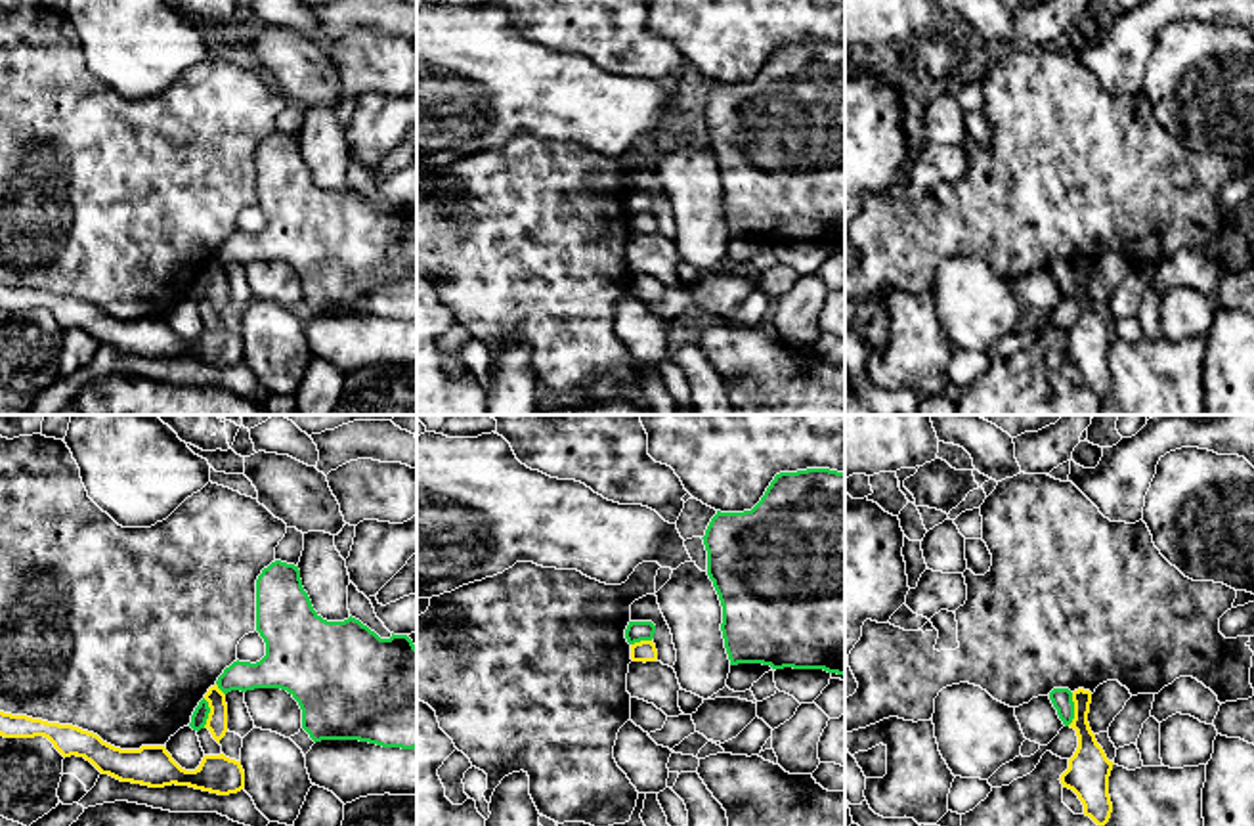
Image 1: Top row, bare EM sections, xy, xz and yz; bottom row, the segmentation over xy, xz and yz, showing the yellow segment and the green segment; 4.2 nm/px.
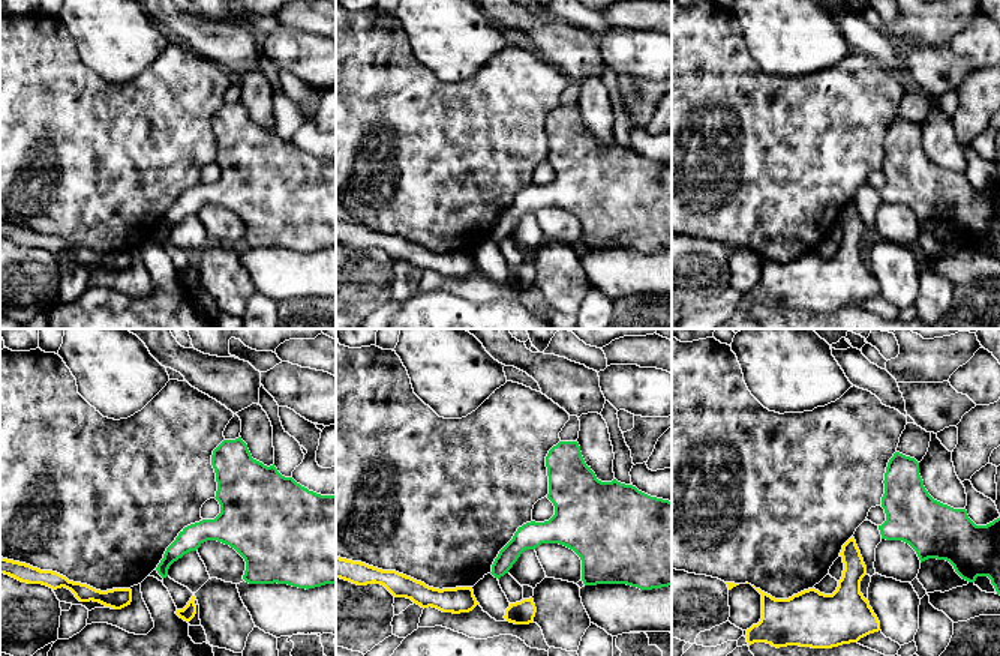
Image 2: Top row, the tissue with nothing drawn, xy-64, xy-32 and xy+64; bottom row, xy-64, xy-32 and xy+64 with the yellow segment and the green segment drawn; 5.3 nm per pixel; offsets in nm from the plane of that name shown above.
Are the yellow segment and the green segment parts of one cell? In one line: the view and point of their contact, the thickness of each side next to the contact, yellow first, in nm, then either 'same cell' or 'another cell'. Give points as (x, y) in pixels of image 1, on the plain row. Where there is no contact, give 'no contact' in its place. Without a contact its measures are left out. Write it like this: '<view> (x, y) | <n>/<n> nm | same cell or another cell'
yz (1075, 282) | 170/90 nm | another cell

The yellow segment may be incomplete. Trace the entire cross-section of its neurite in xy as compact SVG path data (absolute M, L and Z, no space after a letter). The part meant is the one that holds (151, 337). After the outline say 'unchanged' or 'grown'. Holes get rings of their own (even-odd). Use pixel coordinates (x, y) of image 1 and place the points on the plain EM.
M0 283L0 308L4 310L48 310L63 329L84 329L101 346L120 354L149 359L189 358L195 361L229 367L245 359L241 333L224 325L205 327L195 342L182 340L164 317L141 317L120 321L103 314L97 306L73 296L48 294L27 287Z | unchanged

